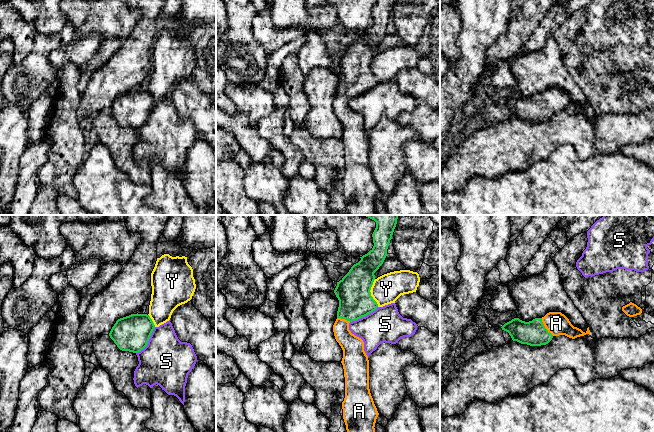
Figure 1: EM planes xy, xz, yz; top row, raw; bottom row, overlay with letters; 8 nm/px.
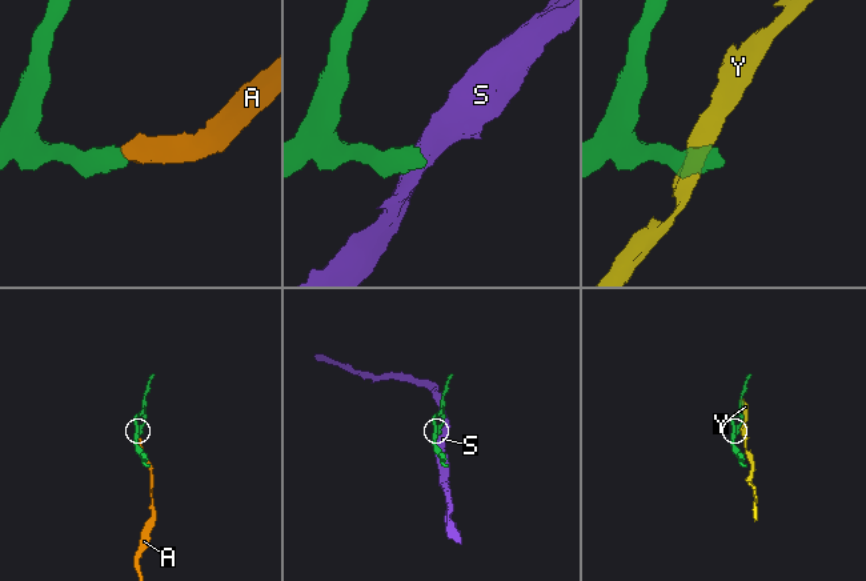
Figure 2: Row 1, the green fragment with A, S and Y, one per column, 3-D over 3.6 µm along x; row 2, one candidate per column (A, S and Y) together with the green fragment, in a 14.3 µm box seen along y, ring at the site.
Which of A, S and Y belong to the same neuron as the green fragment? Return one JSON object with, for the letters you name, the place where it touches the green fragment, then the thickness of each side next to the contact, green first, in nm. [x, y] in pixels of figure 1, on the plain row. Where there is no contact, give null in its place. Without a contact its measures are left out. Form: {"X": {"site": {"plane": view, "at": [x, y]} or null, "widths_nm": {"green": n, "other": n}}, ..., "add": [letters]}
{"A": {"site": {"plane": "yz", "at": [544, 103]}, "widths_nm": {"green": 200, "other": 180}}, "add": ["A"]}

